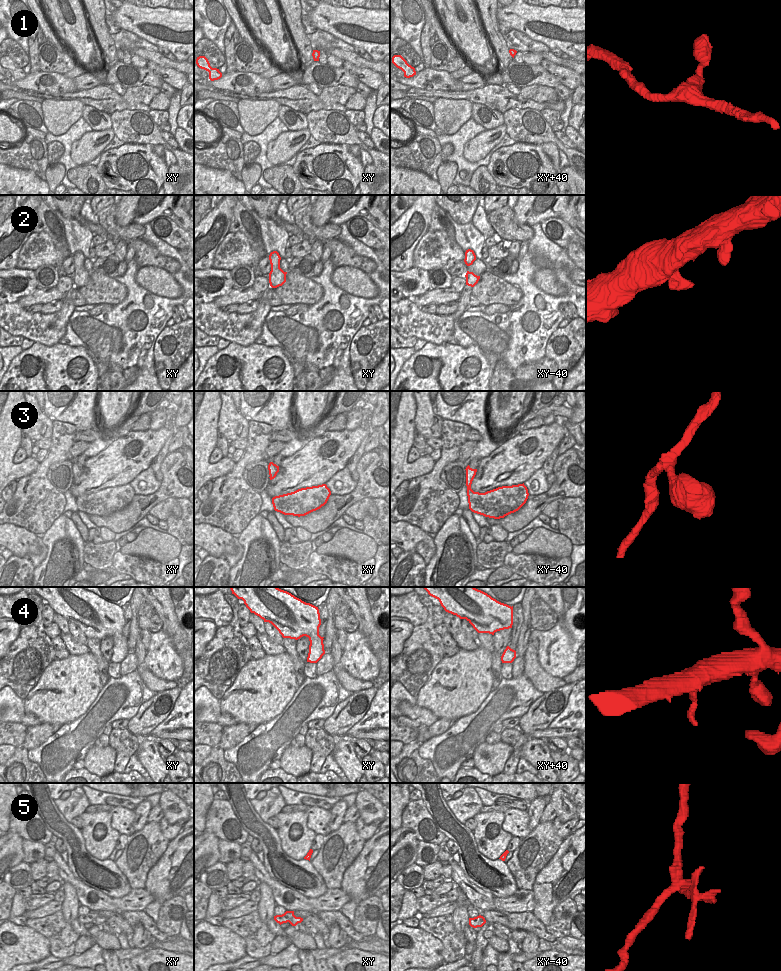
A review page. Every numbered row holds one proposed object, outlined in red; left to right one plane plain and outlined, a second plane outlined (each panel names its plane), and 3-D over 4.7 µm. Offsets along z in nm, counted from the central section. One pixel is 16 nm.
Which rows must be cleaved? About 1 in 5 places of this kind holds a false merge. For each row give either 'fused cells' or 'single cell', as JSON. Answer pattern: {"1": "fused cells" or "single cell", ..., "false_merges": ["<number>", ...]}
{"1": "single cell", "2": "single cell", "3": "single cell", "4": "single cell", "5": "fused cells", "false_merges": ["5"]}

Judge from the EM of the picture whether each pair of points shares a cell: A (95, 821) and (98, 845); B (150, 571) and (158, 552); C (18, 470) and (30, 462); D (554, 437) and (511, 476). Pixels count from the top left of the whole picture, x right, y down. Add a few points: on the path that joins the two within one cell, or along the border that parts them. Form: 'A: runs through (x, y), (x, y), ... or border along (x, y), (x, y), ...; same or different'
A: runs through (92, 827), (91, 836), (93, 839); same
B: border along (132, 554), (151, 558), (155, 561); different
C: runs through (21, 470), (27, 465); same
D: runs through (543, 444), (522, 465); same

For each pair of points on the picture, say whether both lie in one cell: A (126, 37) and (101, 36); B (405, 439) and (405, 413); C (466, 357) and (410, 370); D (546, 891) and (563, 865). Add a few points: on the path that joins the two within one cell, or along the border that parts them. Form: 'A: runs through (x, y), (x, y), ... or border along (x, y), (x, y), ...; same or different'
A: border along (110, 35), (116, 50); different
B: runs through (405, 433), (405, 419); same
C: runs through (452, 360), (440, 360), (424, 372); same
D: runs through (550, 885), (550, 882), (561, 871); same

